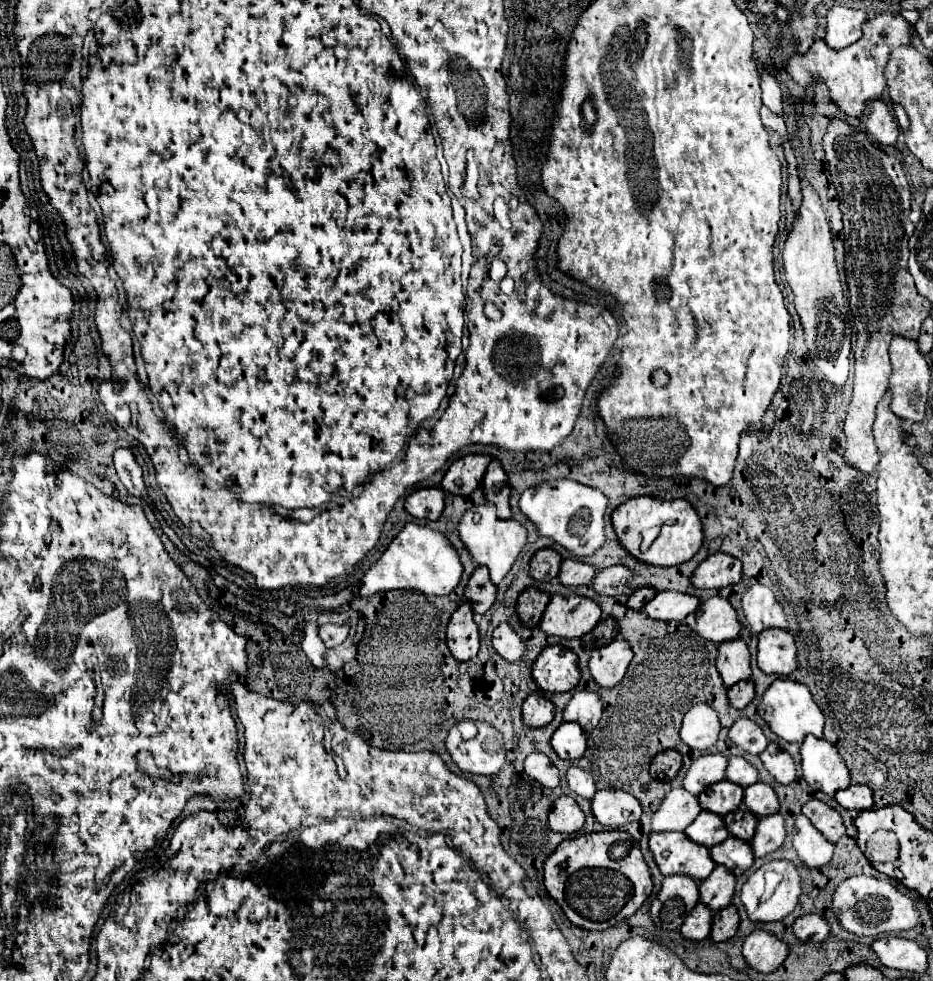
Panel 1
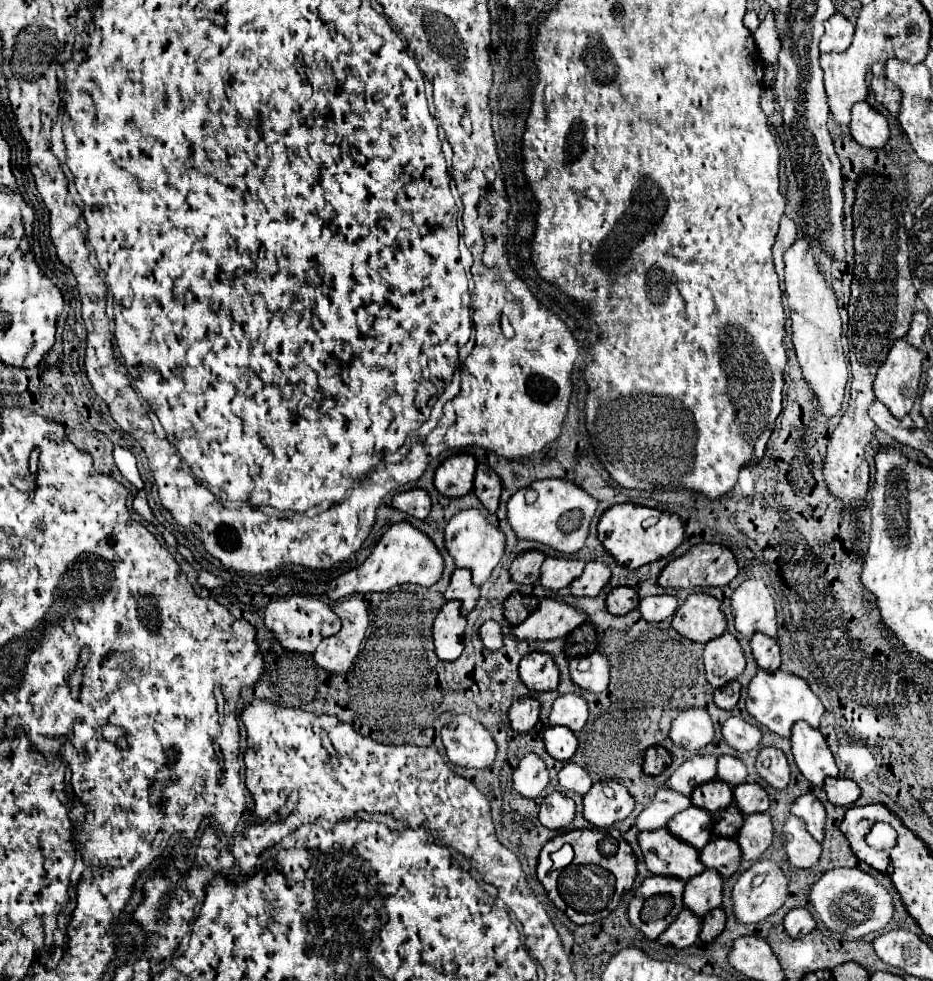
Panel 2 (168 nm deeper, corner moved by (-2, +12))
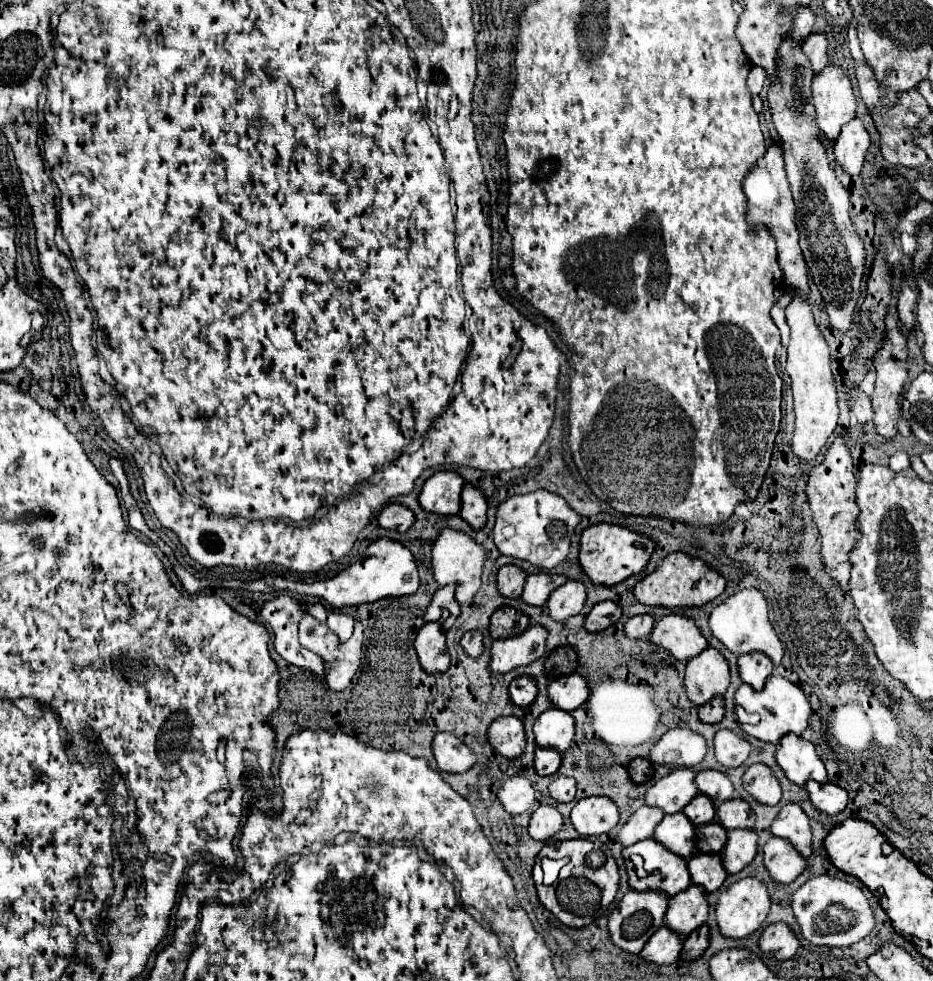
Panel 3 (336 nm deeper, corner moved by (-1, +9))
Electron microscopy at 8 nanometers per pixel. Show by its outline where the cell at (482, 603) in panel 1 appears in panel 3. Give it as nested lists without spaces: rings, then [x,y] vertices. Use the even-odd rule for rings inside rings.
[[[443,586],[435,592],[433,602],[427,608],[425,622],[431,622],[431,620],[441,622],[445,618],[443,628],[449,630],[459,618],[459,614],[461,614],[461,604],[455,602],[455,586]]]

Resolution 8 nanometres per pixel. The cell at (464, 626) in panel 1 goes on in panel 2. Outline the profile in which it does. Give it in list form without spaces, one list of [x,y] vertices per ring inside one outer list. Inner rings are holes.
[[[448,601],[436,615],[432,625],[432,639],[434,639],[434,653],[440,661],[456,661],[464,651],[462,633],[466,627],[466,619],[460,617],[460,603]]]

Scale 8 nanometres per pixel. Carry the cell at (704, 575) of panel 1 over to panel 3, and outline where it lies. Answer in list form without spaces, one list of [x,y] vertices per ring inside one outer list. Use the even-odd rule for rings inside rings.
[[[685,552],[669,554],[655,572],[647,574],[637,586],[635,596],[639,602],[649,606],[665,606],[665,608],[681,608],[681,606],[703,606],[705,602],[717,598],[725,590],[727,580],[713,566],[705,564],[699,558],[693,558]]]

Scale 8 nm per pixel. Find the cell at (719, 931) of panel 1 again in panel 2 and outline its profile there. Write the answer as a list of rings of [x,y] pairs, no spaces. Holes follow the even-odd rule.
[[[718,907],[718,909],[712,909],[708,915],[704,915],[702,919],[702,931],[700,931],[700,941],[702,943],[710,943],[712,939],[716,939],[722,931],[724,931],[724,925],[726,925],[726,917],[724,917],[724,911]]]

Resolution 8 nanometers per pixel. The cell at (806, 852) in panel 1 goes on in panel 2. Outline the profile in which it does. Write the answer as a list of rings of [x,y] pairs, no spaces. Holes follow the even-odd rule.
[[[790,815],[784,825],[784,839],[788,861],[796,869],[810,869],[812,865],[818,863],[820,843],[816,843],[816,839],[812,839],[812,835],[804,831],[804,823],[800,823],[800,819],[796,819],[794,815]]]

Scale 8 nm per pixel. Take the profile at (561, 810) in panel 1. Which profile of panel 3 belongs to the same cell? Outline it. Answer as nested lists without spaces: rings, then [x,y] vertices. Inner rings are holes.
[[[541,804],[533,814],[531,814],[531,822],[529,822],[529,834],[535,840],[549,840],[551,836],[555,836],[563,826],[563,816],[559,814],[559,810],[553,804]]]

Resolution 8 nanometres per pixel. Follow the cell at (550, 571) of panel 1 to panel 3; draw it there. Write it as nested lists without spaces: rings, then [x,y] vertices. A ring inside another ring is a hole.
[[[515,564],[501,566],[499,568],[499,574],[497,574],[497,588],[499,588],[499,592],[503,596],[519,598],[523,594],[525,578],[527,578],[527,574],[519,566],[515,566]]]

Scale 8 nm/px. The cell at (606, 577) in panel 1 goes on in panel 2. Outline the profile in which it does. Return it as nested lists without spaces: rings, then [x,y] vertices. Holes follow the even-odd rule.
[[[598,561],[586,563],[582,575],[570,583],[570,595],[574,595],[574,597],[596,597],[602,591],[604,583],[608,581],[608,575],[610,575],[608,565],[598,563]]]

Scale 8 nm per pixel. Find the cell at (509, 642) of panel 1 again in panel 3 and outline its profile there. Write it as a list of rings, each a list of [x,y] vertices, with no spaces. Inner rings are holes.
[[[479,630],[465,632],[461,638],[461,646],[469,656],[479,656],[483,652],[483,634]]]

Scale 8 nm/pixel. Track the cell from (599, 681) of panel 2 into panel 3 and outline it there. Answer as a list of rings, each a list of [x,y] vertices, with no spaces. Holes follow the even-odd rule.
[[[569,674],[553,680],[549,684],[549,698],[555,704],[555,708],[561,708],[565,712],[571,712],[579,708],[583,702],[587,702],[587,680],[581,674]]]

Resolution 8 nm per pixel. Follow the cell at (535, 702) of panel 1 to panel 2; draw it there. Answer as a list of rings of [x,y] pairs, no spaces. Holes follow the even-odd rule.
[[[524,697],[516,701],[508,711],[510,729],[524,735],[532,731],[532,727],[538,723],[538,715],[540,715],[540,703],[532,697]]]

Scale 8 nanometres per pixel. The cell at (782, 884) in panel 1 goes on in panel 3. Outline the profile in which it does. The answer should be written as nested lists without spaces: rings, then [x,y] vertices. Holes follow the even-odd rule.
[[[743,878],[731,884],[717,902],[719,930],[729,938],[745,938],[759,930],[771,910],[771,896],[757,878]]]

